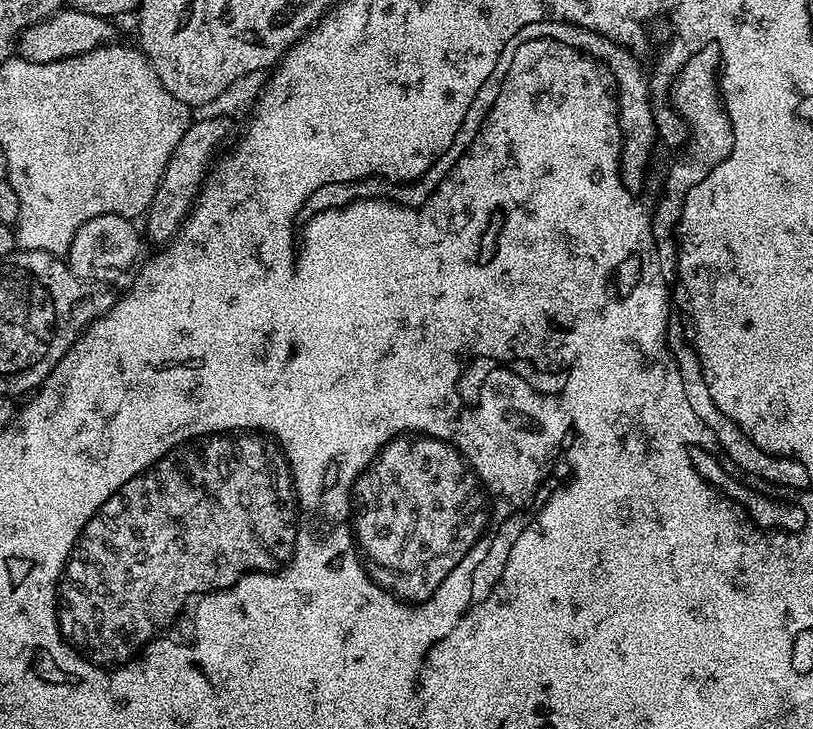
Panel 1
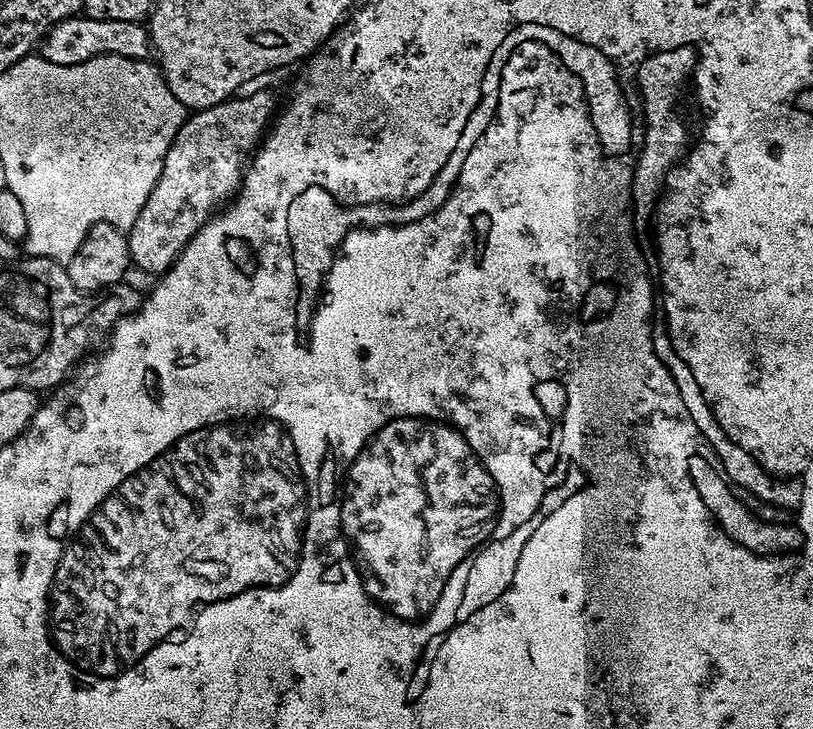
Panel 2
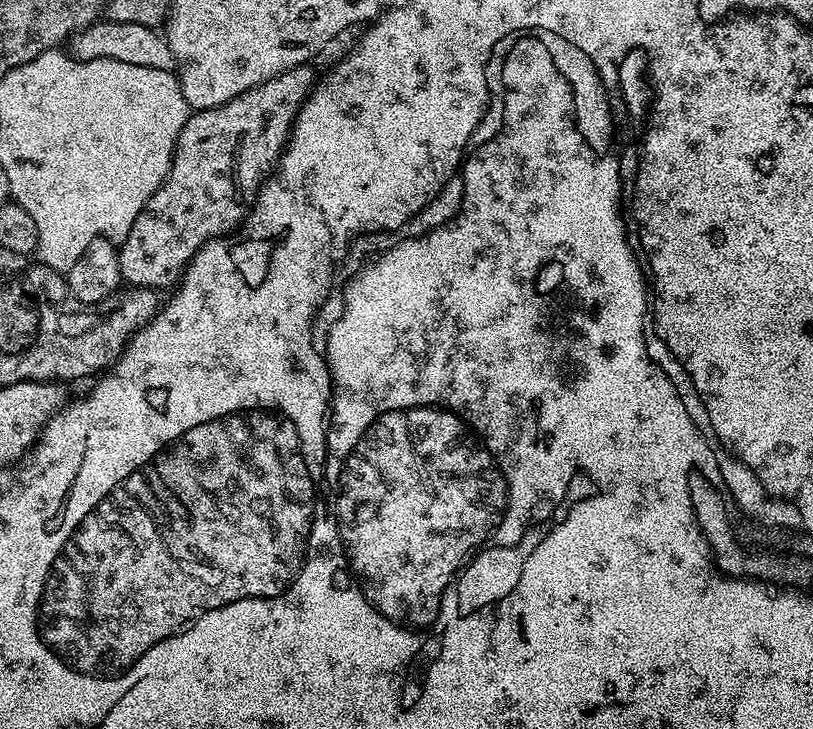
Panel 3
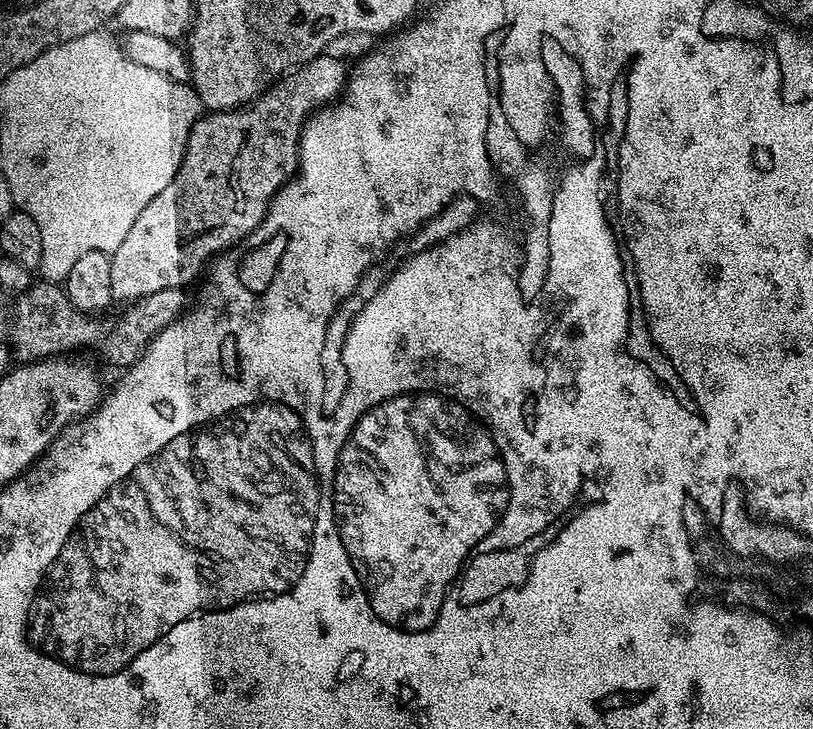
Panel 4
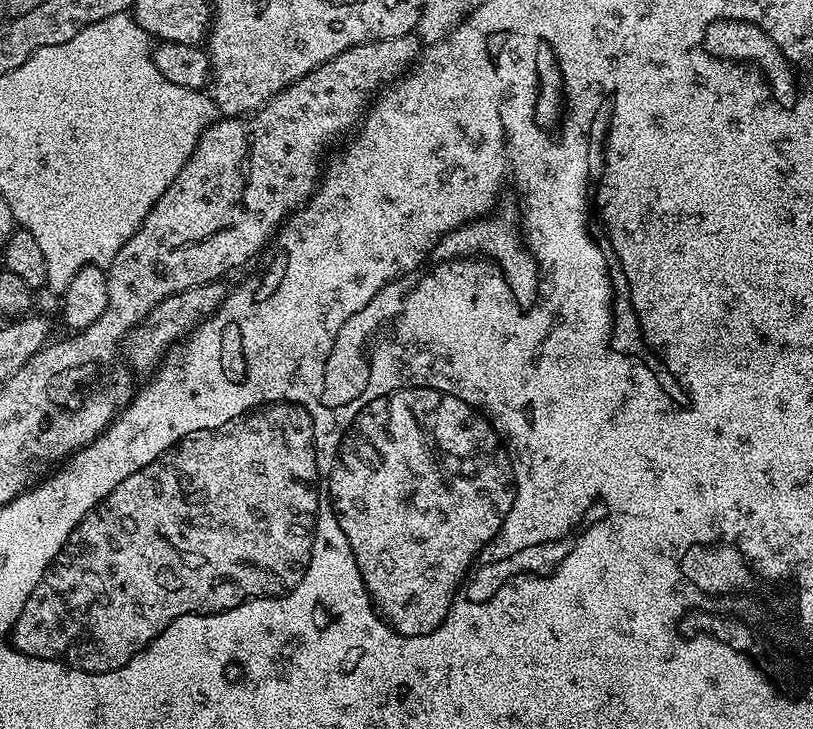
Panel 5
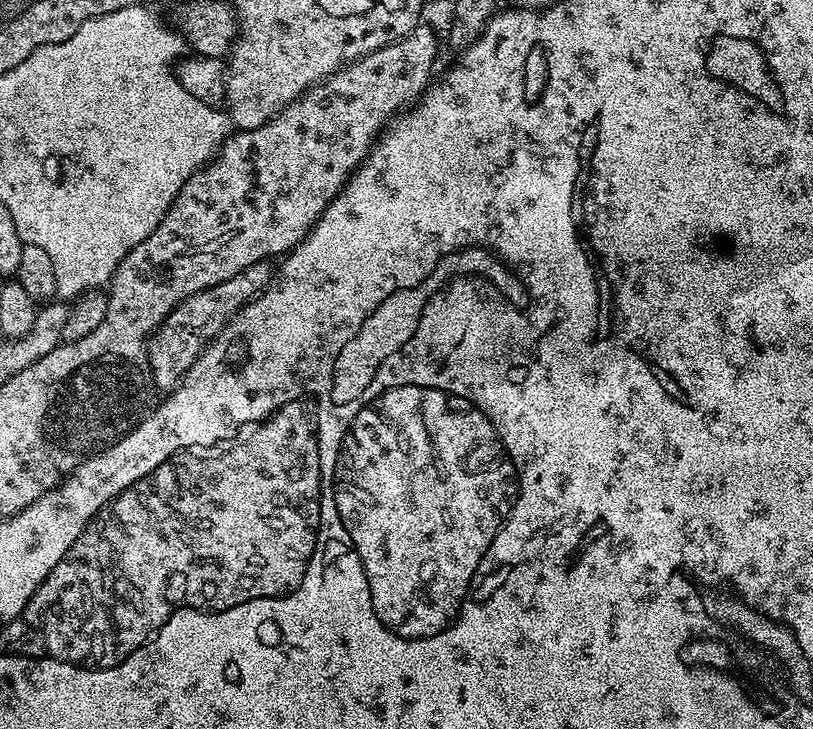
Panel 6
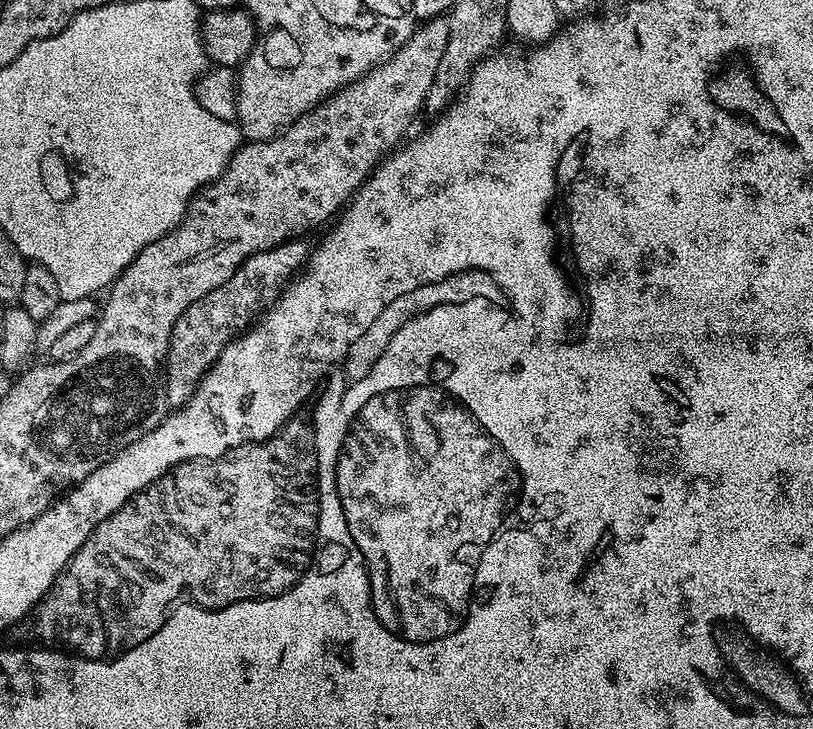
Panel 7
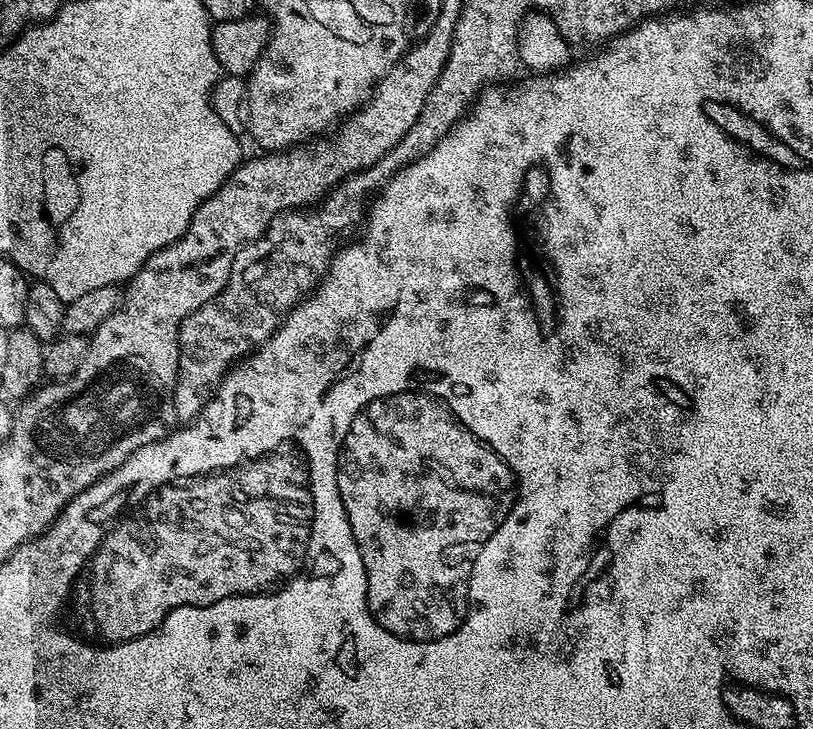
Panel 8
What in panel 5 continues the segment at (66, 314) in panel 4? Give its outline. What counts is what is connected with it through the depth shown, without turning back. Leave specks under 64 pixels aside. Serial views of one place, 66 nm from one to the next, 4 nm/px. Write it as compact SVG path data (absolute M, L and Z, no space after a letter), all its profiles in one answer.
M213 282L190 290L182 290L182 294L170 294L170 298L158 302L158 306L154 306L154 310L150 310L150 314L146 314L142 322L138 322L138 326L128 331L122 345L124 359L137 373L148 371L151 373L173 346L179 345L202 321L208 319L220 307L229 291L229 285L224 285L224 282Z

